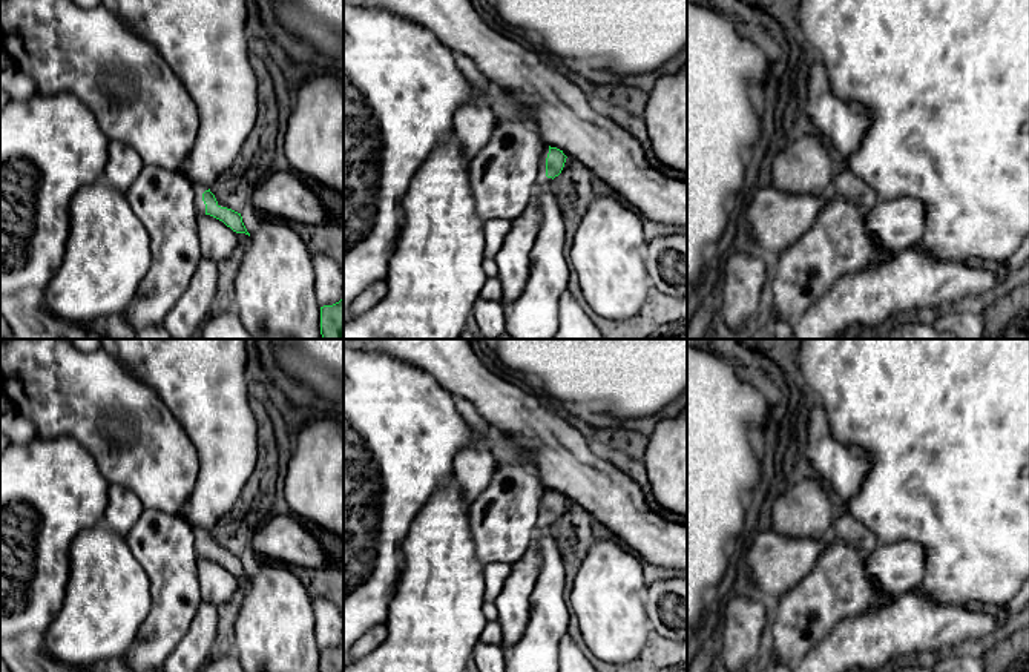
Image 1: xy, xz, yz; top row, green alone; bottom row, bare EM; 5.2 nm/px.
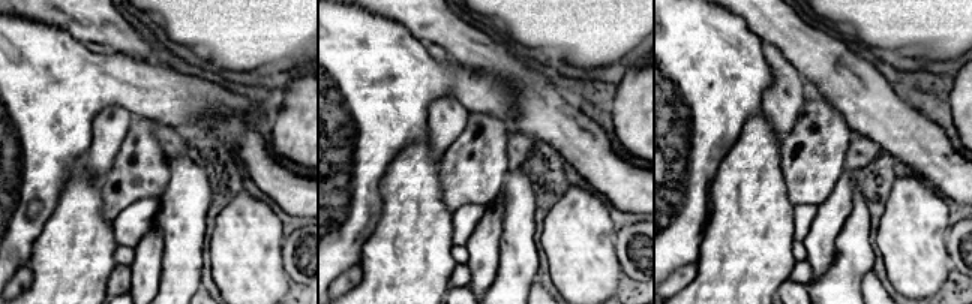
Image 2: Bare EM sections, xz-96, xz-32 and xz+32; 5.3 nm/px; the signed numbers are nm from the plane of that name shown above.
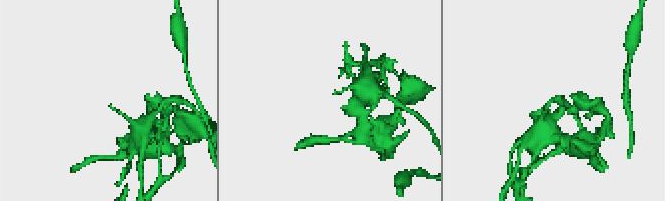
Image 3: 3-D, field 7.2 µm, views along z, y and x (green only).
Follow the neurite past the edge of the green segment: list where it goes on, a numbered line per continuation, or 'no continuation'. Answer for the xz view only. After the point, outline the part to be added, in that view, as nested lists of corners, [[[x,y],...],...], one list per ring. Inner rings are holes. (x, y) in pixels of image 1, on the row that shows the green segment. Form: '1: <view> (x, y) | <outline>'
1: xz (543, 180) | [[[549,146],[544,147],[544,150],[541,152],[541,156],[540,156],[540,164],[538,164],[538,186],[540,187],[546,187],[552,181],[552,178],[546,176],[547,153],[549,153]]]

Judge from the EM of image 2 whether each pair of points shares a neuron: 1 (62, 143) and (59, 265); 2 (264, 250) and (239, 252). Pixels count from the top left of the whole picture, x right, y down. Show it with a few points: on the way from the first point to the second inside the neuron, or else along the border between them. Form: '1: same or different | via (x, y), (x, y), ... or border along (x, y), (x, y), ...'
1: different | border along (78, 160), (72, 166), (47, 223)
2: same | via (258, 250), (245, 252)

